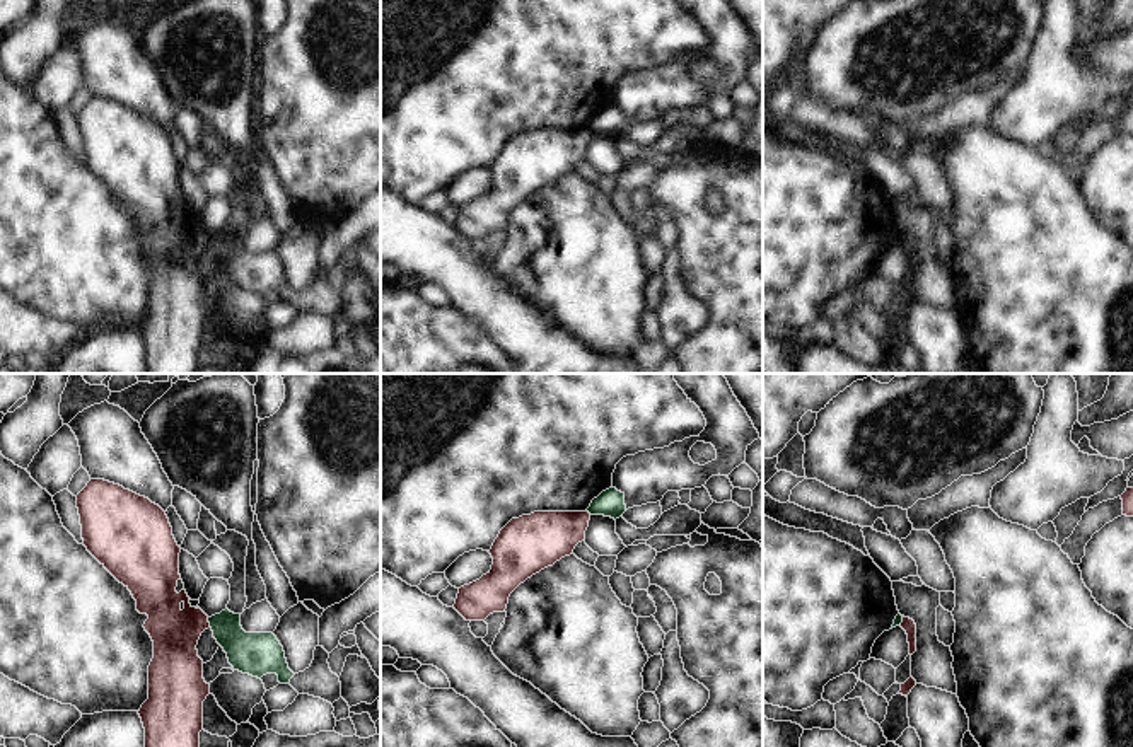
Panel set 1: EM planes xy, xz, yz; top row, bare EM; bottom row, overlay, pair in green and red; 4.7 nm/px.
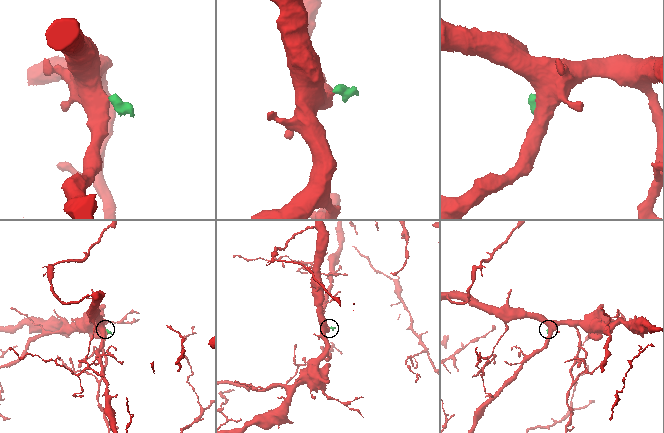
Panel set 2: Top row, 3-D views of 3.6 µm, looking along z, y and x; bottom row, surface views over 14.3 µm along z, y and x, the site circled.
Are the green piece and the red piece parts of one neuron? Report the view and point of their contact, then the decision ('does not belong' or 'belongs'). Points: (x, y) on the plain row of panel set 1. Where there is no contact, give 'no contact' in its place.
contact xy (209, 239); does not belong

